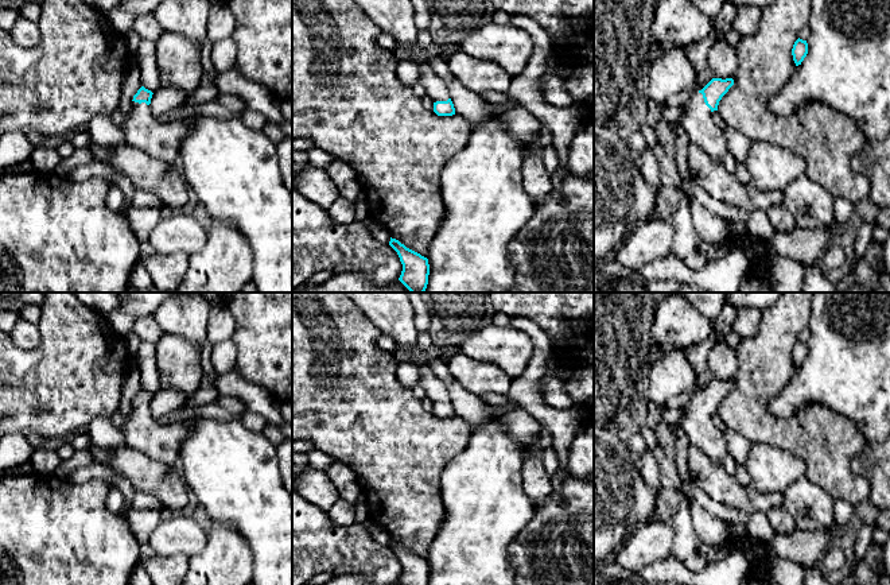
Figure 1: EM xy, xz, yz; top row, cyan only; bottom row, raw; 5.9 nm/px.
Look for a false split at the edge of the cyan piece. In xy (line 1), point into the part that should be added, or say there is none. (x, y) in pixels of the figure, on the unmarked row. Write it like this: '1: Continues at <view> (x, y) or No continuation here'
1: Continues at xy (162, 442)

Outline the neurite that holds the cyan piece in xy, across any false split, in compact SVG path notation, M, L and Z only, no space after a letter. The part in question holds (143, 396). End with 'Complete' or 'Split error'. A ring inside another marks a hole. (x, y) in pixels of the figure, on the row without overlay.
M141 388L132 402L131 414L118 422L127 446L160 464L178 464L183 438L193 429L193 419L160 425L152 417L152 394Z. Split error

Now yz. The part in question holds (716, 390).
M712 380L701 392L683 406L683 418L679 425L684 429L691 448L700 449L719 466L728 453L724 434L712 422L719 403L734 387L732 380Z. Split error

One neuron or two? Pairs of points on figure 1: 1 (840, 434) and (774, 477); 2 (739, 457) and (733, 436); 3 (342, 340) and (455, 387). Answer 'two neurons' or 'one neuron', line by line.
1: two neurons
2: one neuron
3: two neurons

